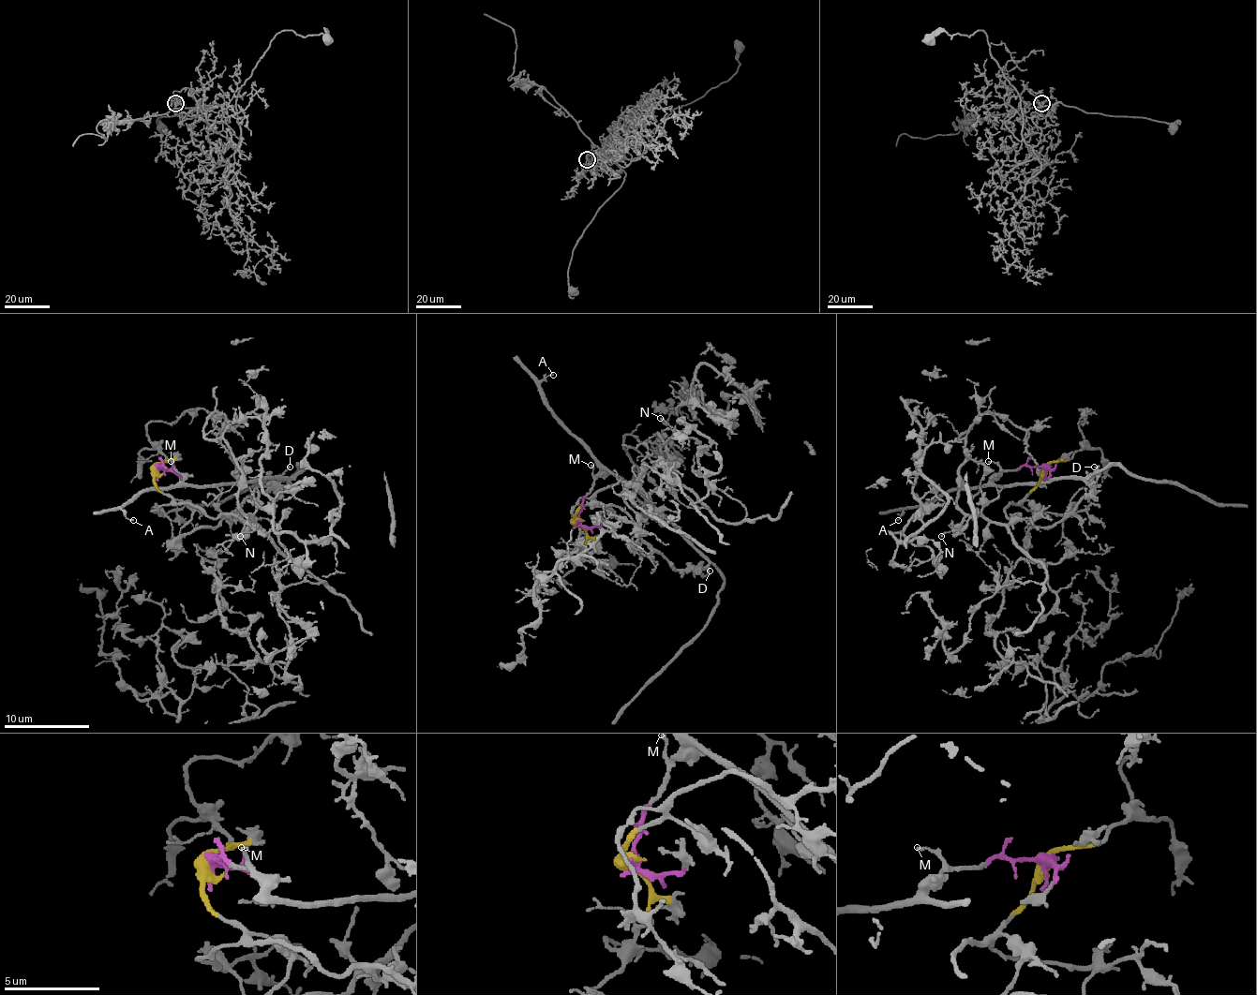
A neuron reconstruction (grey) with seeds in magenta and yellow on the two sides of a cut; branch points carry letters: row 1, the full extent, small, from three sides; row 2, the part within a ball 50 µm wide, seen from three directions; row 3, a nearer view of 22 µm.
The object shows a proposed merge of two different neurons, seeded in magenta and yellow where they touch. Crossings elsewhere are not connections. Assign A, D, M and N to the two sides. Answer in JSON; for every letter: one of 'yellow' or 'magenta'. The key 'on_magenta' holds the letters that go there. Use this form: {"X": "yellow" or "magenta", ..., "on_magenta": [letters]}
{"A": "magenta", "D": "magenta", "M": "magenta", "N": "yellow", "on_magenta": ["A", "D", "M"]}

